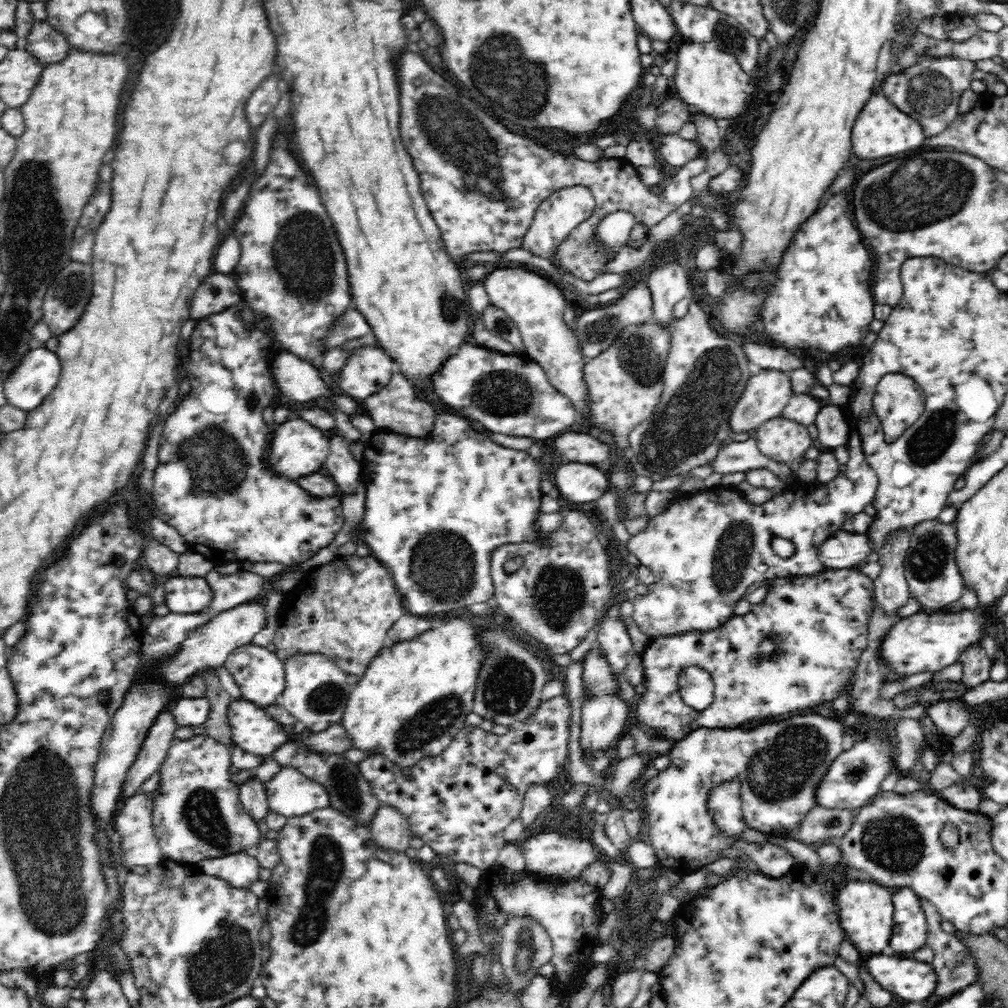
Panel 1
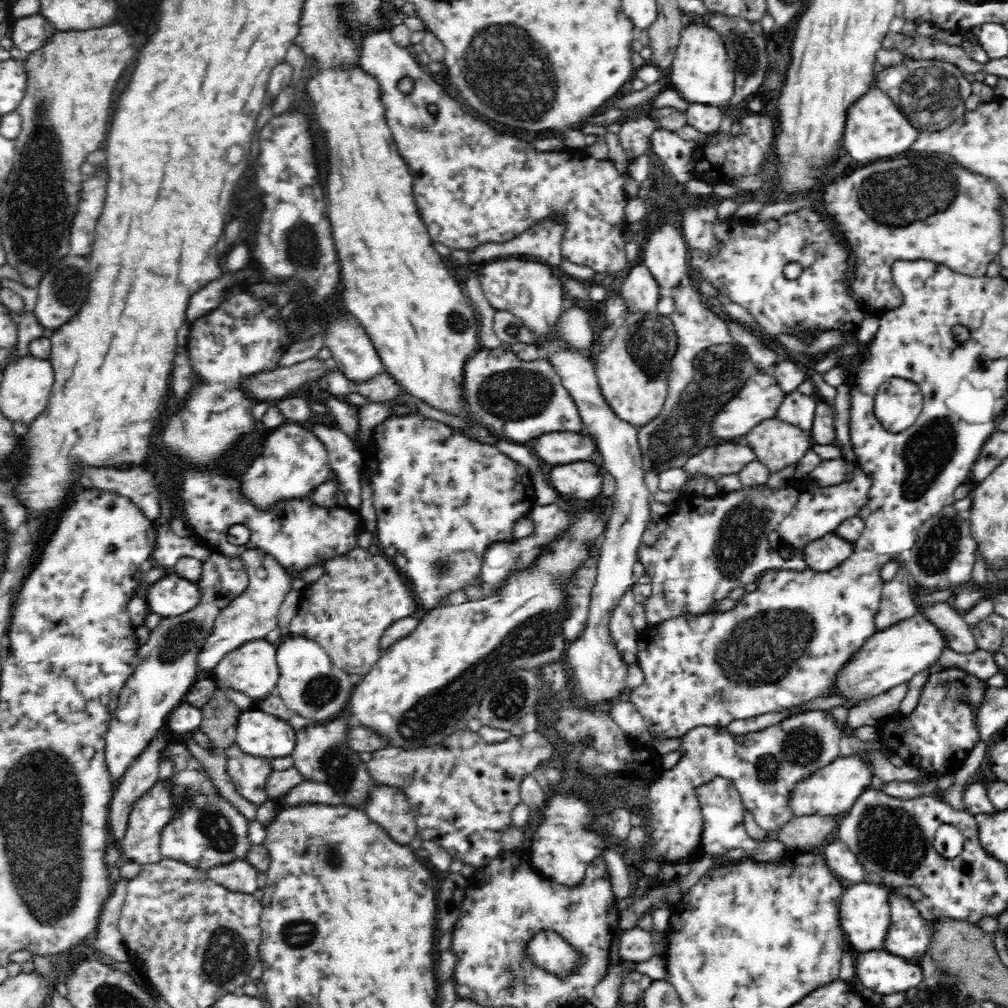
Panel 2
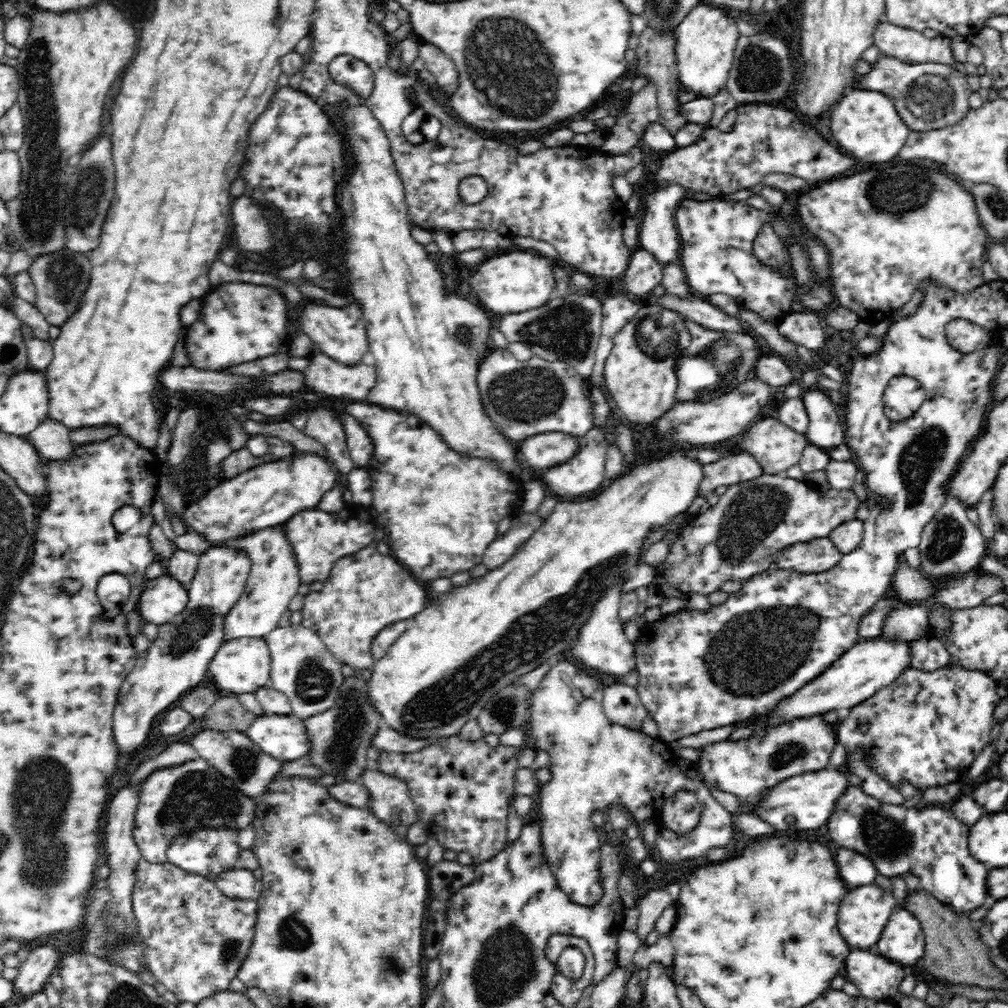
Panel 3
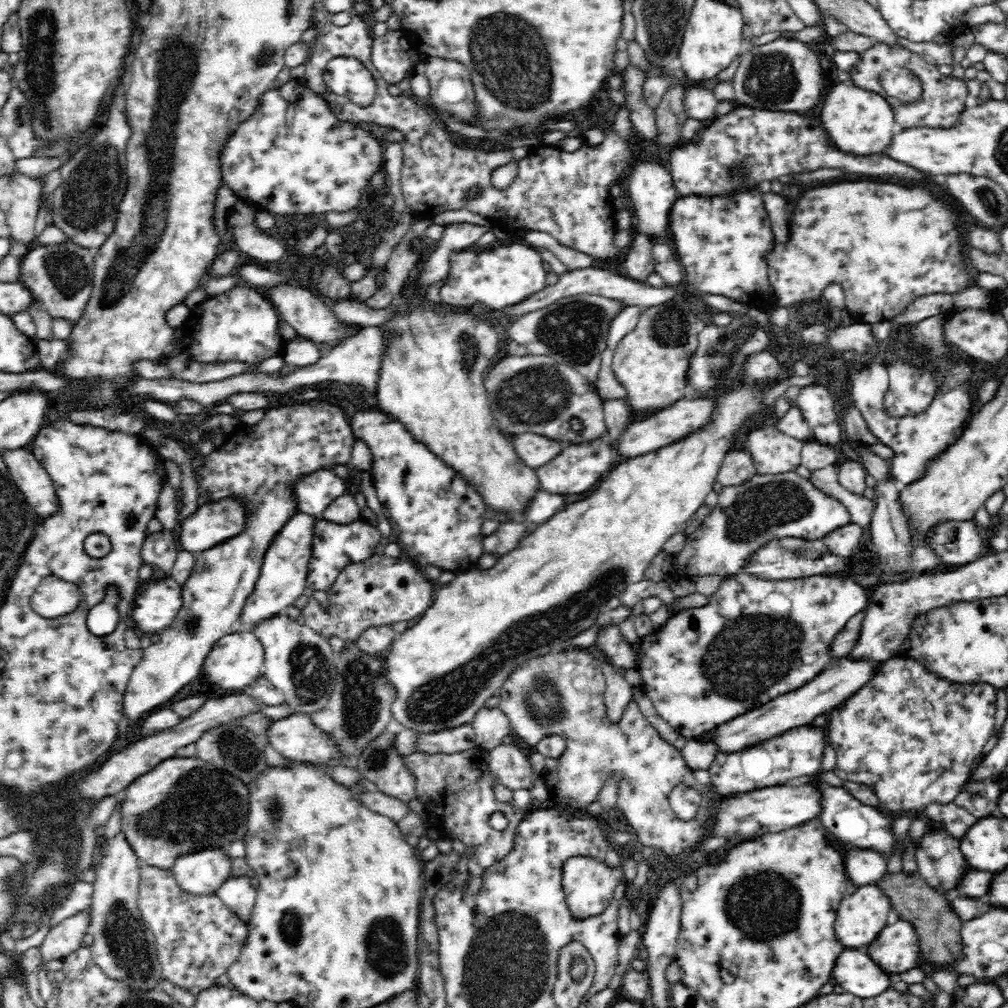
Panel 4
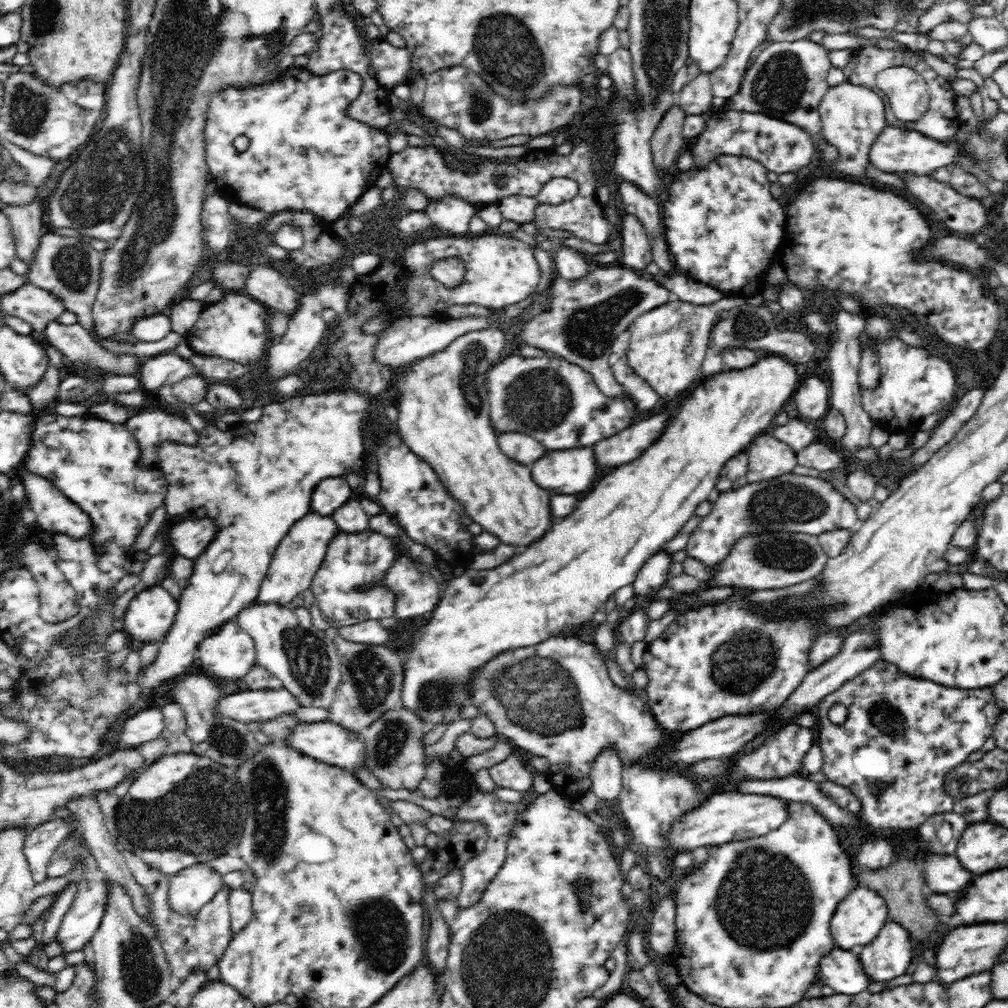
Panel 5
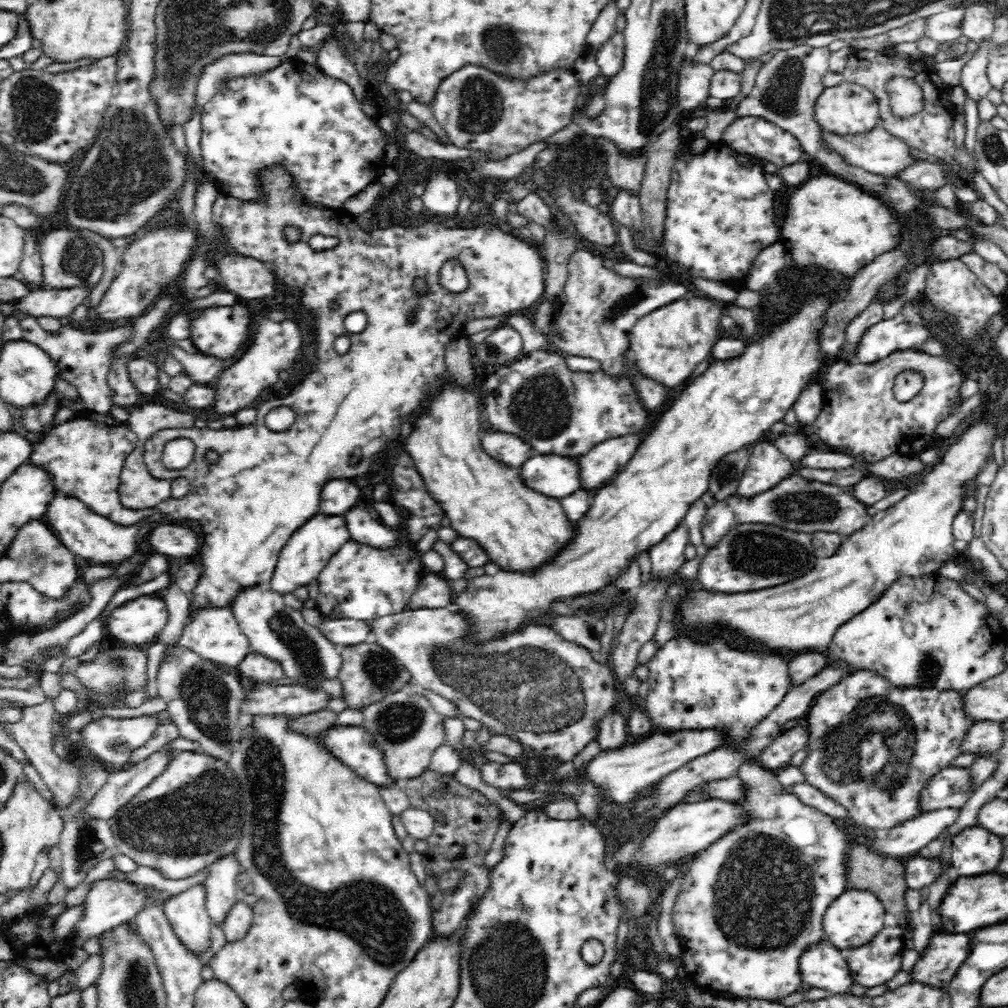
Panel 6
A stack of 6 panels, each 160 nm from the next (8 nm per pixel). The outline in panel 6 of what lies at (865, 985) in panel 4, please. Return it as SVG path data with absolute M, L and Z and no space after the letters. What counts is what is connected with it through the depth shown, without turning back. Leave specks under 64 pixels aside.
M828 940L802 956L801 971L807 987L824 988L834 995L846 995L855 983L848 959Z

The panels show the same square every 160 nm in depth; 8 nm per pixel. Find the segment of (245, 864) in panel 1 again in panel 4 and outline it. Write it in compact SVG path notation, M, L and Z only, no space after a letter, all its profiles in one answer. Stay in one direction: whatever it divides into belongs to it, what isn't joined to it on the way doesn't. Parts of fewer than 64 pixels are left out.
M250 874L228 877L215 895L231 912L238 913L244 920L249 920L257 899Z

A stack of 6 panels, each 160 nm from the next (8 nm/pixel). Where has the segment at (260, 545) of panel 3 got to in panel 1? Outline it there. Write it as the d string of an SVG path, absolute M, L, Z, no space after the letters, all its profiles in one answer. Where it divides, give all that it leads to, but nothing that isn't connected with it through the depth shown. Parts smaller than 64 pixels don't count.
M250 600L250 602L215 614L207 623L191 630L173 653L150 660L147 664L139 664L136 676L131 680L132 688L129 691L133 691L134 684L152 683L173 691L180 688L190 676L197 675L199 670L218 668L224 664L226 657L232 651L250 644L254 635L264 628L264 624L267 623L264 608L266 608L264 601Z

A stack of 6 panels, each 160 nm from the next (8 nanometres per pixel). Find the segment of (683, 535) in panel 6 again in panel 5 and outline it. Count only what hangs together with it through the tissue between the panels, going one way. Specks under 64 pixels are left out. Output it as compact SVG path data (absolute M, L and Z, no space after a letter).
M663 549L654 554L638 572L637 579L633 582L635 596L653 598L662 585L670 579L668 574L672 564L672 555Z

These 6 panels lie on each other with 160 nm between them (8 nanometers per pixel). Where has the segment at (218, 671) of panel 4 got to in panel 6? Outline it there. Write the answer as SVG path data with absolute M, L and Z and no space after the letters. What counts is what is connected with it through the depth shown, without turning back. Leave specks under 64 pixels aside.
M212 608L194 614L190 624L184 626L178 644L204 660L236 671L238 664L252 652L248 637L242 632L230 608Z

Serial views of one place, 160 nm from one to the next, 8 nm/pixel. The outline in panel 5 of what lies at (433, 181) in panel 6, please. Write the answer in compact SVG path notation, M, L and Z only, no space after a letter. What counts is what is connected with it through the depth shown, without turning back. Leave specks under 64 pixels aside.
M450 199L428 204L425 212L447 237L461 238L470 236L470 220L478 210L461 199Z

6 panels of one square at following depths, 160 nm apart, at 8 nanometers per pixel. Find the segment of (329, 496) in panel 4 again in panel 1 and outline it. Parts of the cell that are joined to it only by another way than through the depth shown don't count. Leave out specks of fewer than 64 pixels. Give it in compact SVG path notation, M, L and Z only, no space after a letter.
M293 415L284 424L276 424L273 431L273 440L269 448L269 464L276 472L282 473L286 478L298 480L300 475L322 472L322 464L329 453L329 434L317 425L310 424L302 416Z

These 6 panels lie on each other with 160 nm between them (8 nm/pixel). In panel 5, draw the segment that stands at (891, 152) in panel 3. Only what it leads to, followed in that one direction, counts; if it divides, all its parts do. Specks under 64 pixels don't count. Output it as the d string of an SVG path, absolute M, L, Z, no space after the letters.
M845 81L838 86L831 86L819 104L821 116L821 133L828 144L835 148L837 155L831 163L817 162L822 170L832 170L830 174L848 177L850 175L865 176L866 162L870 150L877 143L878 136L888 126L888 113L884 100L873 91L862 85L850 84Z

